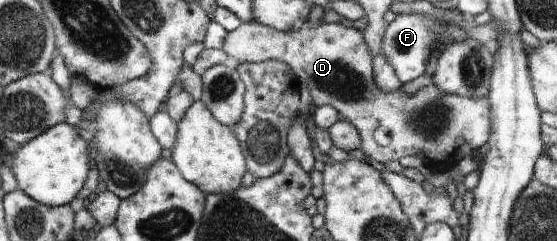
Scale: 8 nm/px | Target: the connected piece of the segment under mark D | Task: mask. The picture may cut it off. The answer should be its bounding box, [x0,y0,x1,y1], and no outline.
[222,20,492,163]

